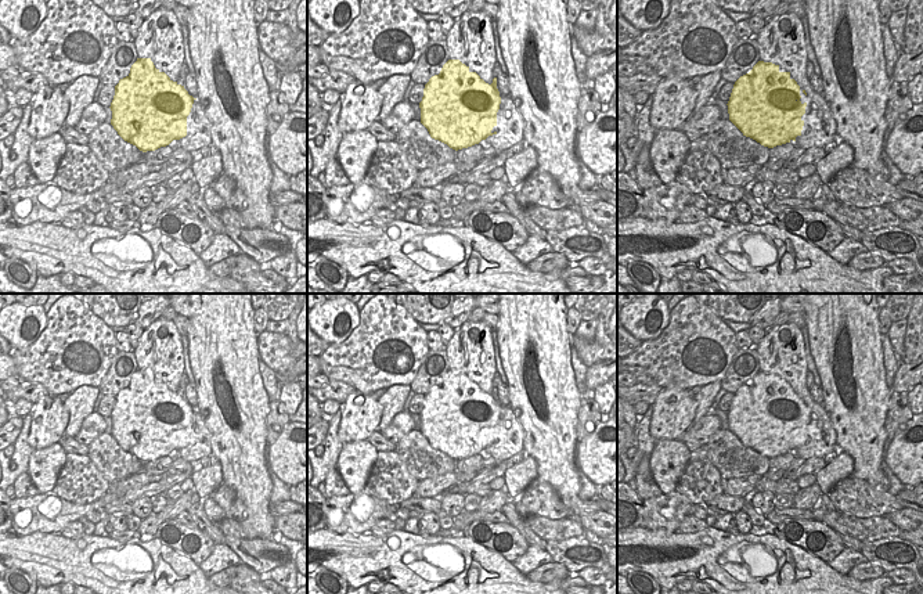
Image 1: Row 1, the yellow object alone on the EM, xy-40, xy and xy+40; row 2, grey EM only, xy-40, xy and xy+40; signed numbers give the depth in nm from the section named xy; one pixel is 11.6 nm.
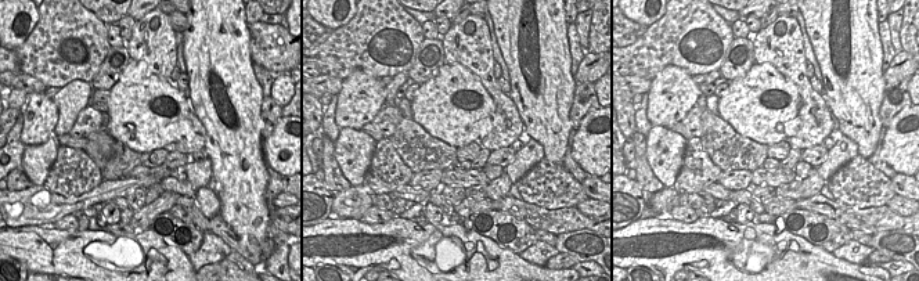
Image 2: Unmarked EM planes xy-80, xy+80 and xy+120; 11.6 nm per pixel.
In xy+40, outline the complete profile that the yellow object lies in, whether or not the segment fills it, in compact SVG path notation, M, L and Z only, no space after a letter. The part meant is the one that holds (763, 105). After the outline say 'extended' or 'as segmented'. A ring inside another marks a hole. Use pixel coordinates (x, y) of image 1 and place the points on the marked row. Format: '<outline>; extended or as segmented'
M758 61L753 69L740 76L728 101L729 120L743 133L764 147L774 148L796 141L801 136L807 102L800 101L800 86L790 78L790 72L780 72L779 65Z; as segmented

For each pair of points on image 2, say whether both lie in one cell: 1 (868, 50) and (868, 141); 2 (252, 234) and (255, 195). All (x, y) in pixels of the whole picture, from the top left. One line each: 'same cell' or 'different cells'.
1: same cell
2: same cell

